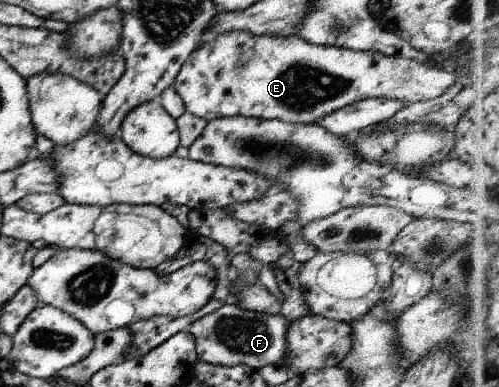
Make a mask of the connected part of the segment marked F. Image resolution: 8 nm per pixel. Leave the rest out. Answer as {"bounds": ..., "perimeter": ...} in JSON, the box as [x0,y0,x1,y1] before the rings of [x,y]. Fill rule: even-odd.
{"bounds":[186,303,287,370],"perimeter":[[[226,303],[195,320],[186,331],[194,337],[198,361],[227,367],[246,365],[258,370],[266,364],[275,366],[283,361],[287,325],[279,313],[249,311]]]}

